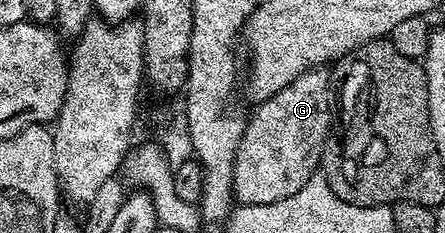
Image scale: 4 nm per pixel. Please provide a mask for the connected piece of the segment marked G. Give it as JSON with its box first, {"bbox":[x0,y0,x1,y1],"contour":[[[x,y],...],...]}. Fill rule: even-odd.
{"bbox":[232,69,332,206],"contour":[[[325,69],[309,70],[288,88],[280,88],[267,102],[257,103],[255,112],[246,122],[232,172],[232,198],[244,206],[267,206],[284,200],[300,188],[319,169],[322,146],[326,143],[332,122],[330,78]]]}

